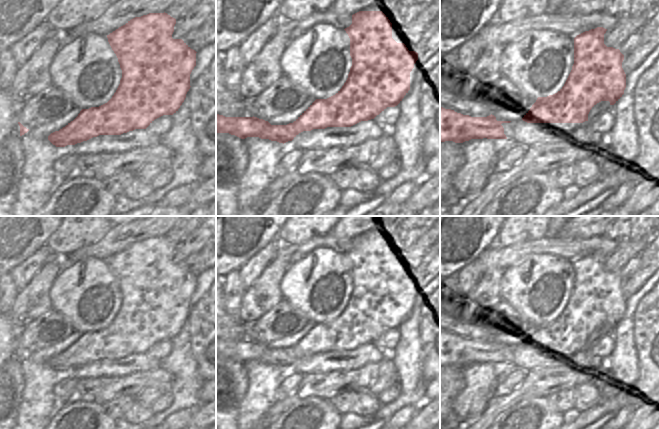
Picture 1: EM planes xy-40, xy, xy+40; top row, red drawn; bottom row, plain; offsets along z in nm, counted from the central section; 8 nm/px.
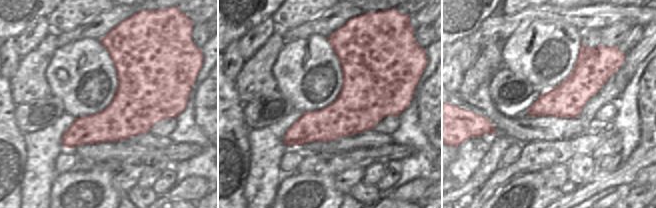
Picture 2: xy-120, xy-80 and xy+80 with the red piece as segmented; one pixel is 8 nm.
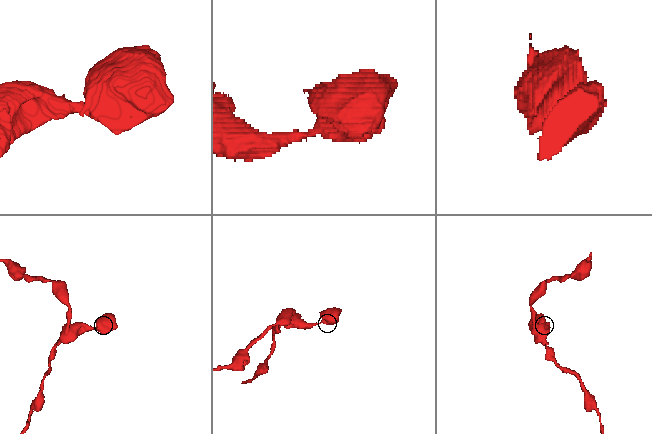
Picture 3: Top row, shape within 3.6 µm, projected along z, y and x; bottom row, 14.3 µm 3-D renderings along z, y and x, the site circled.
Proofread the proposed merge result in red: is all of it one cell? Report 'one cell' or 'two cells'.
one cell

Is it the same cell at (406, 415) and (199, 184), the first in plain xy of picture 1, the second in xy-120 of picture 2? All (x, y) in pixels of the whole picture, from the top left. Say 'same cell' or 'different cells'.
same cell

